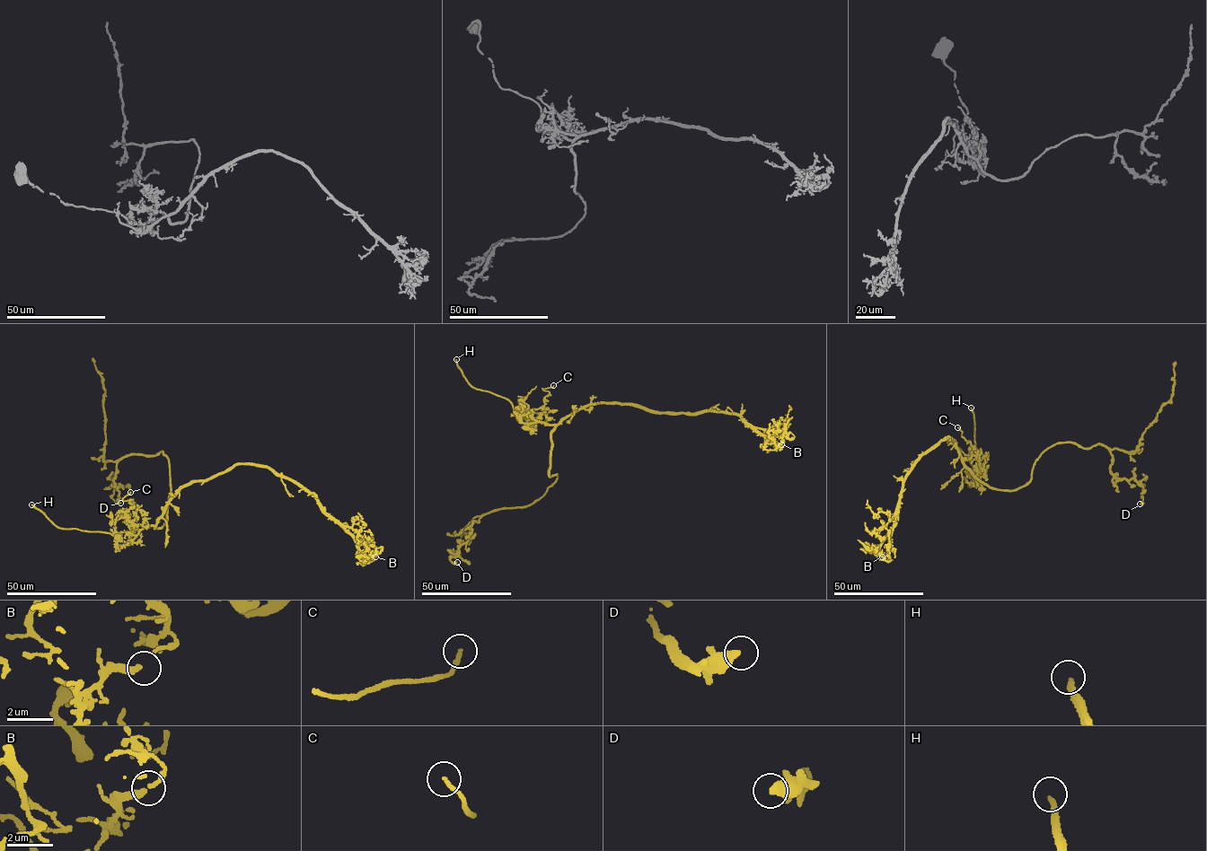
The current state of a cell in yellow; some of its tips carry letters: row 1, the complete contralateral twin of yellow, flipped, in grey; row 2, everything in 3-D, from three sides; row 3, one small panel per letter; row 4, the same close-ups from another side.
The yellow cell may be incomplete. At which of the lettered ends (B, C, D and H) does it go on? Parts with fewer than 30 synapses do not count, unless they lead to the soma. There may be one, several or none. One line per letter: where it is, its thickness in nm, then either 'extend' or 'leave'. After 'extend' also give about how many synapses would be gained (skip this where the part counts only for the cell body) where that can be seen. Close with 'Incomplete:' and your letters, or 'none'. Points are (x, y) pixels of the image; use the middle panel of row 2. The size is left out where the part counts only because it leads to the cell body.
B: at (781, 444); 200 nm thick; leave
C: at (553, 385); 150 nm thick; leave
D: at (457, 562); 400 nm thick; leave
H: at (456, 359); 260 nm thick; extend
Incomplete: H

